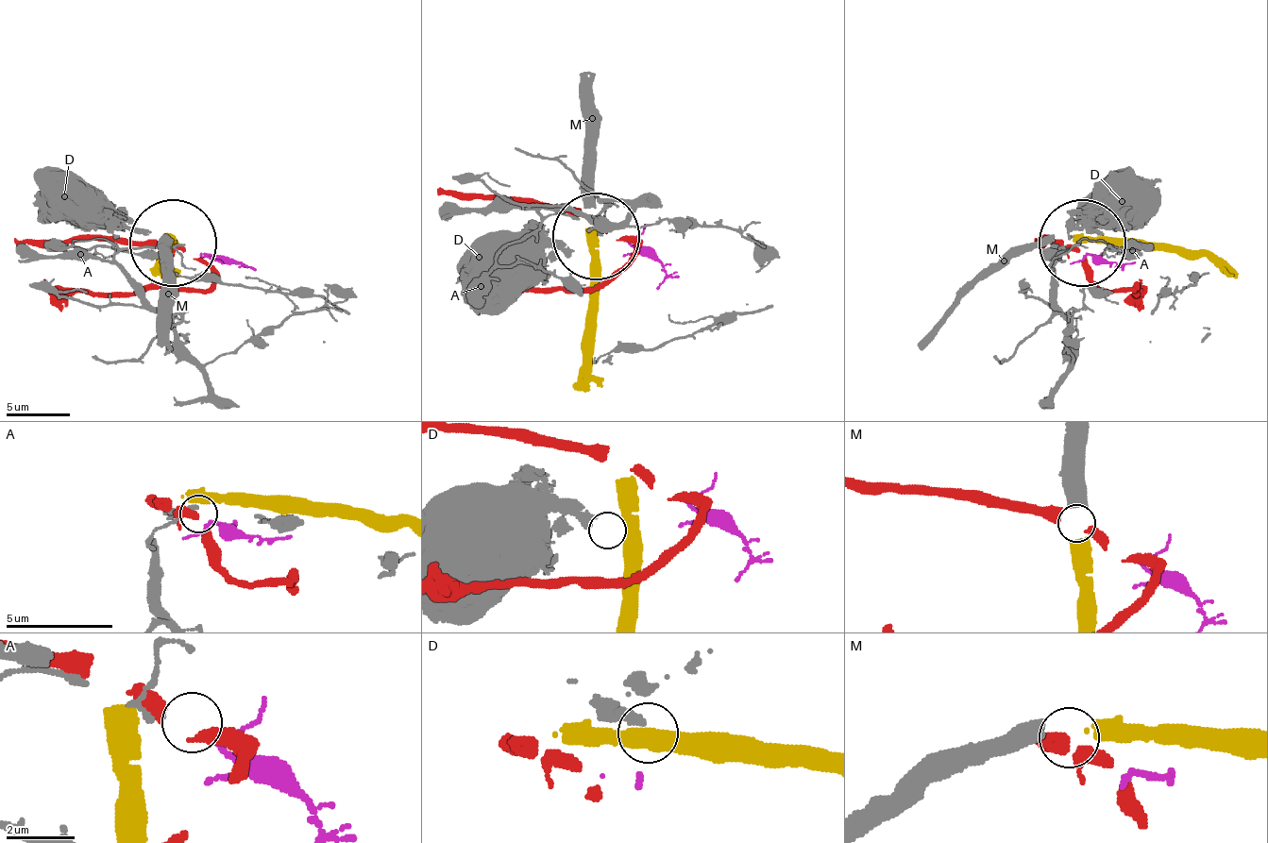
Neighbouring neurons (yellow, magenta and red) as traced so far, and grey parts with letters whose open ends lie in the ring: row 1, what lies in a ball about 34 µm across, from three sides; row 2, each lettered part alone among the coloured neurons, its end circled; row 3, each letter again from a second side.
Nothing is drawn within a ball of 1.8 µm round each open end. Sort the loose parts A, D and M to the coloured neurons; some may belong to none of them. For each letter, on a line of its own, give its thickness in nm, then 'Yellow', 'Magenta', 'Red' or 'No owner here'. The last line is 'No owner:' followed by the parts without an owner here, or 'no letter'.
A: Thickness 220 nm. Magenta
D: Thickness 360 nm. No owner here
M: Thickness 20 nm. Yellow
No owner: D

